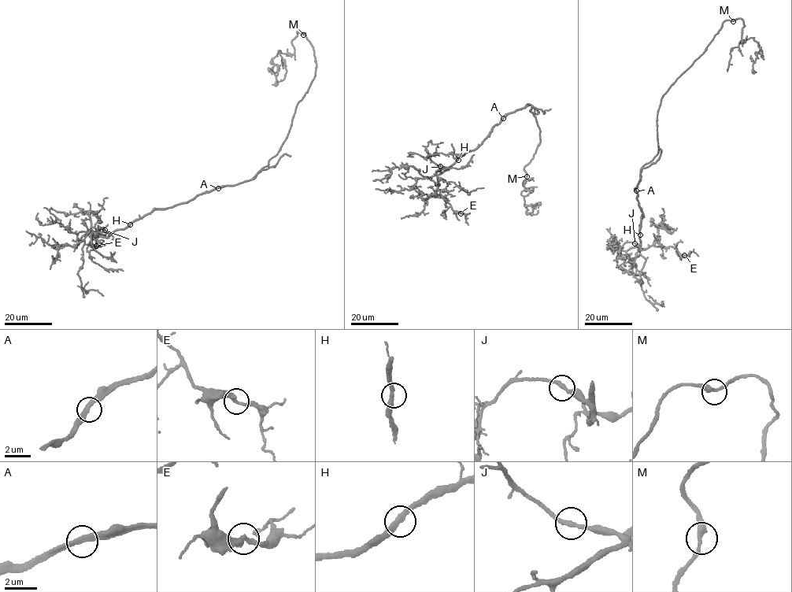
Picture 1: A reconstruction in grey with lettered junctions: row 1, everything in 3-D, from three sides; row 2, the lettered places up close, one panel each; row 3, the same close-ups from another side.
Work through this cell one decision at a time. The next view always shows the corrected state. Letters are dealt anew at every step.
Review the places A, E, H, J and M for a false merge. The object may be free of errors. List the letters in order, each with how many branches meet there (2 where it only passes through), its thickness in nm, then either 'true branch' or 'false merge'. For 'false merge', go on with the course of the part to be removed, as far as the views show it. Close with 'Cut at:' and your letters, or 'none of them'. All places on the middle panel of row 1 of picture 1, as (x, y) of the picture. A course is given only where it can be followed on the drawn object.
A: 2 branches meet; 300 nm thick; true branch
E: 2 branches meet; 280 nm thick; true branch
H: 2 branches meet; 320 nm thick; true branch
J: 2 branches meet; 280 nm thick; true branch
M: 2 branches meet; 320 nm thick; true branch
Cut at: none of them

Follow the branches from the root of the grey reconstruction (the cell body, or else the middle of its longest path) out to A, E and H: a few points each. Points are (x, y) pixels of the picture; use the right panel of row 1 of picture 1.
A: (645, 164), (639, 174), (641, 180), (634, 187), (636, 190)
E: (645, 164), (641, 180), (634, 188), (643, 216), (638, 230), (639, 249), (653, 246), (671, 246), (684, 255)
H: (645, 164), (639, 174), (641, 180), (634, 188), (643, 216), (641, 217), (640, 234)

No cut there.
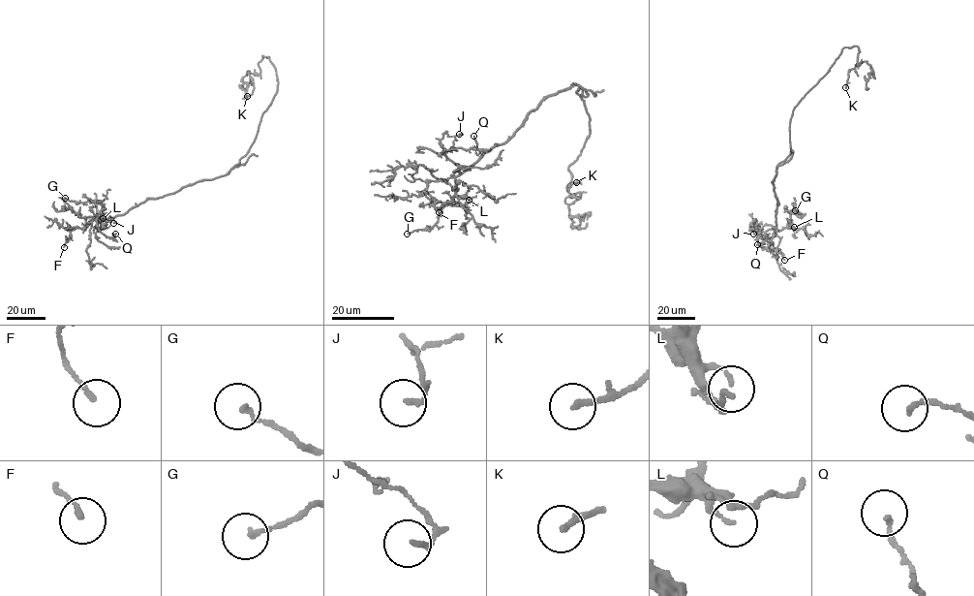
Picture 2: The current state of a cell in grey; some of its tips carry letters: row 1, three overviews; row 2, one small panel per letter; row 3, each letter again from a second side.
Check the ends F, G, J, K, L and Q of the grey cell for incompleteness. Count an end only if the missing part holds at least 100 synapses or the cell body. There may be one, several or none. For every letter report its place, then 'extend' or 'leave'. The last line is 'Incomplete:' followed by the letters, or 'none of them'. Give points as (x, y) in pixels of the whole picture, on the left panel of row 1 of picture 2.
F: at (64, 247); leave
G: at (65, 198); leave
J: at (113, 223); leave
K: at (247, 96); leave
L: at (103, 218); leave
Q: at (115, 234); leave
Incomplete: none of them

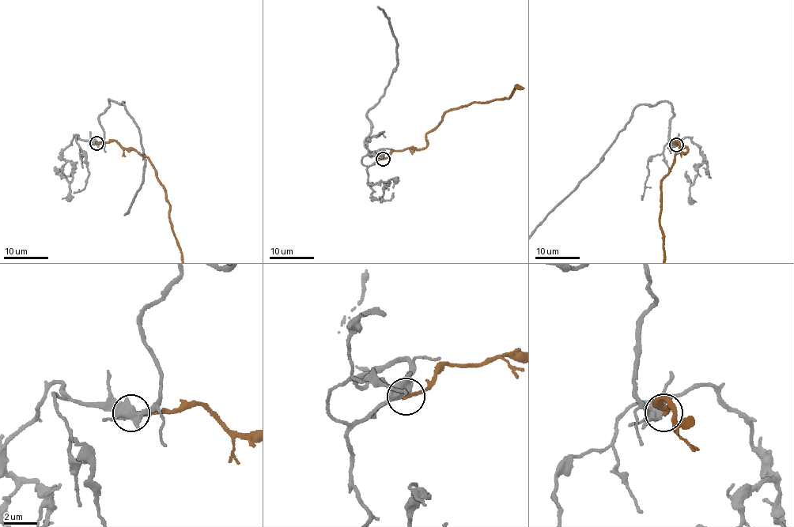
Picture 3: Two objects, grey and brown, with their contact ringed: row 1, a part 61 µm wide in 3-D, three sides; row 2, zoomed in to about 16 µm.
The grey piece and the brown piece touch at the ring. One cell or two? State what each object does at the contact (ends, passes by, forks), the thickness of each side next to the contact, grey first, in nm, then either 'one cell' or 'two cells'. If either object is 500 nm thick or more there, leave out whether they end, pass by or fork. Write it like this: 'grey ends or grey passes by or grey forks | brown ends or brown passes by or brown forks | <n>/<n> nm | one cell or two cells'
grey forks | brown ends | 440/240 nm | two cells

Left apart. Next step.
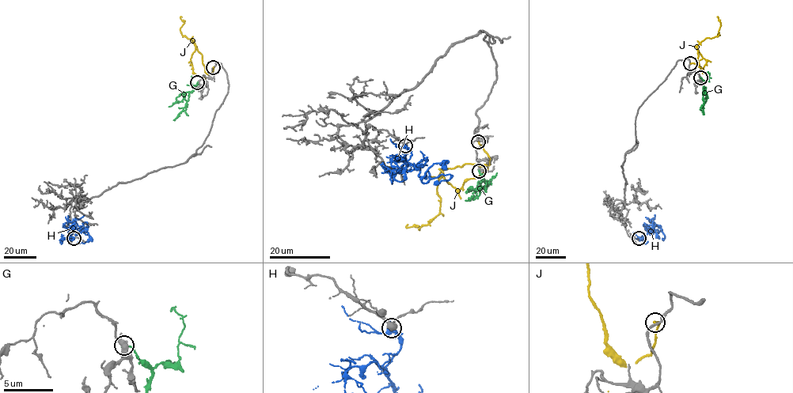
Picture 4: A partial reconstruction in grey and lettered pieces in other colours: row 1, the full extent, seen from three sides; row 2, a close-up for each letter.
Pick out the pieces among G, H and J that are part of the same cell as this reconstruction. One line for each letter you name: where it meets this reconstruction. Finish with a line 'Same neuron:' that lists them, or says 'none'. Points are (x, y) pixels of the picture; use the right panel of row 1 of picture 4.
Same neuron: none

